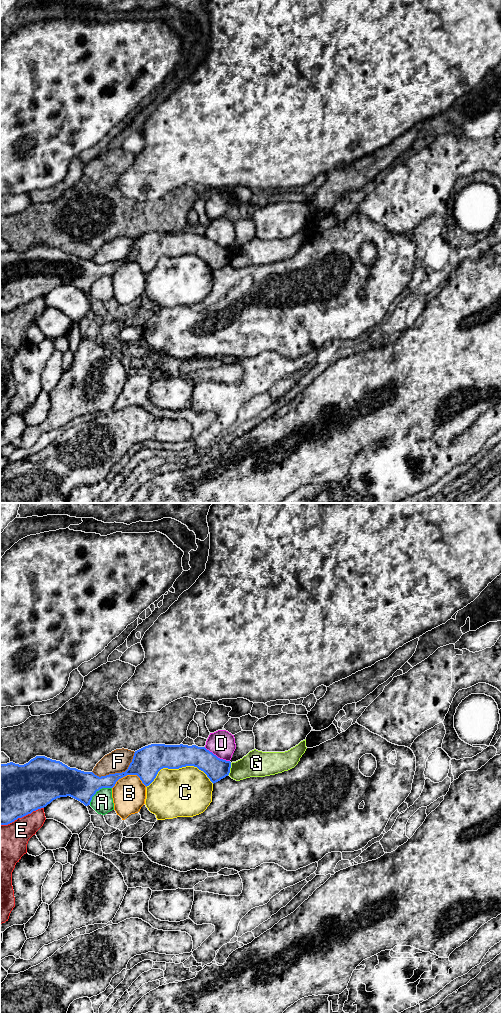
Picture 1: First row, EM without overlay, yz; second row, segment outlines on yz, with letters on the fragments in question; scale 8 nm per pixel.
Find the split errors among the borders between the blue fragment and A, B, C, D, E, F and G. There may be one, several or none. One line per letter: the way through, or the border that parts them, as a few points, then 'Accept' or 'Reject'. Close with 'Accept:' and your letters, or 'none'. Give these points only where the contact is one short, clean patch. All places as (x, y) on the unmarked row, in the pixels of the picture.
A: Boundary: yz (111, 275), (100, 276), (89, 292). Reject
B: Reject
C: Reject
D: Reject
E: Reject
F: Reject
G: Boundary: yz (231, 251), (228, 262). Reject
Accept: none

